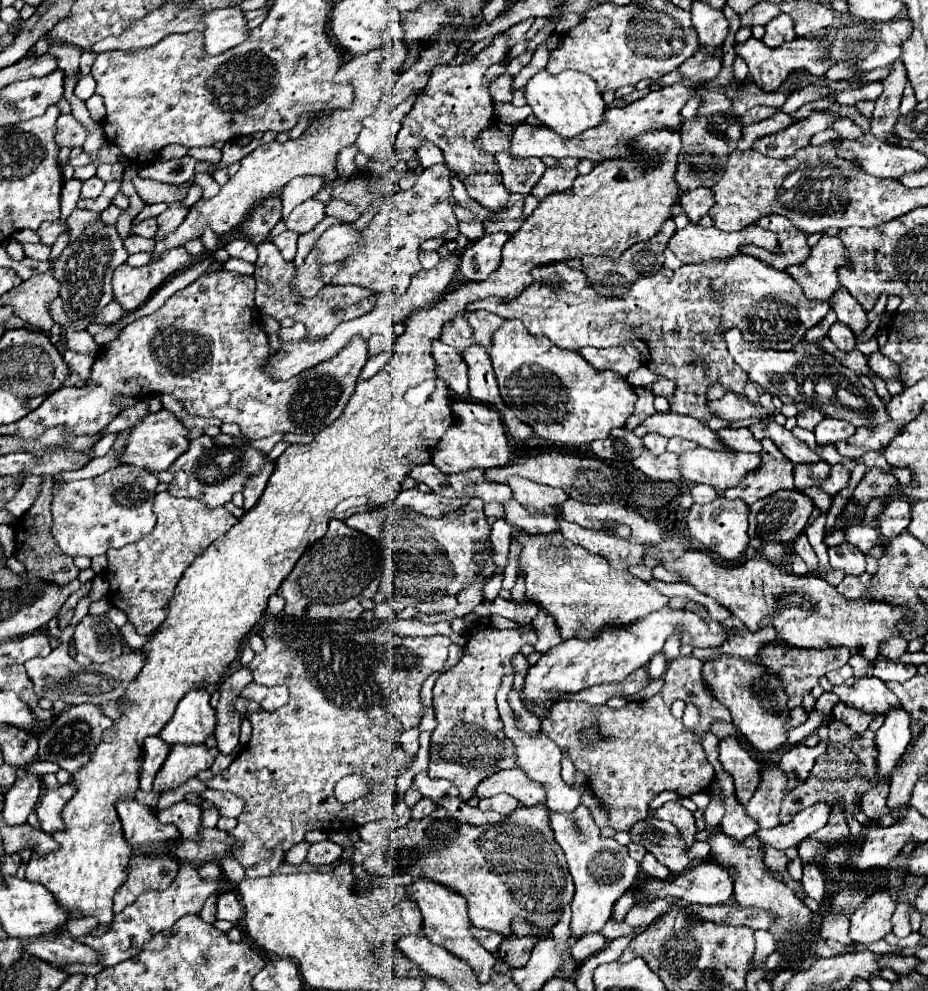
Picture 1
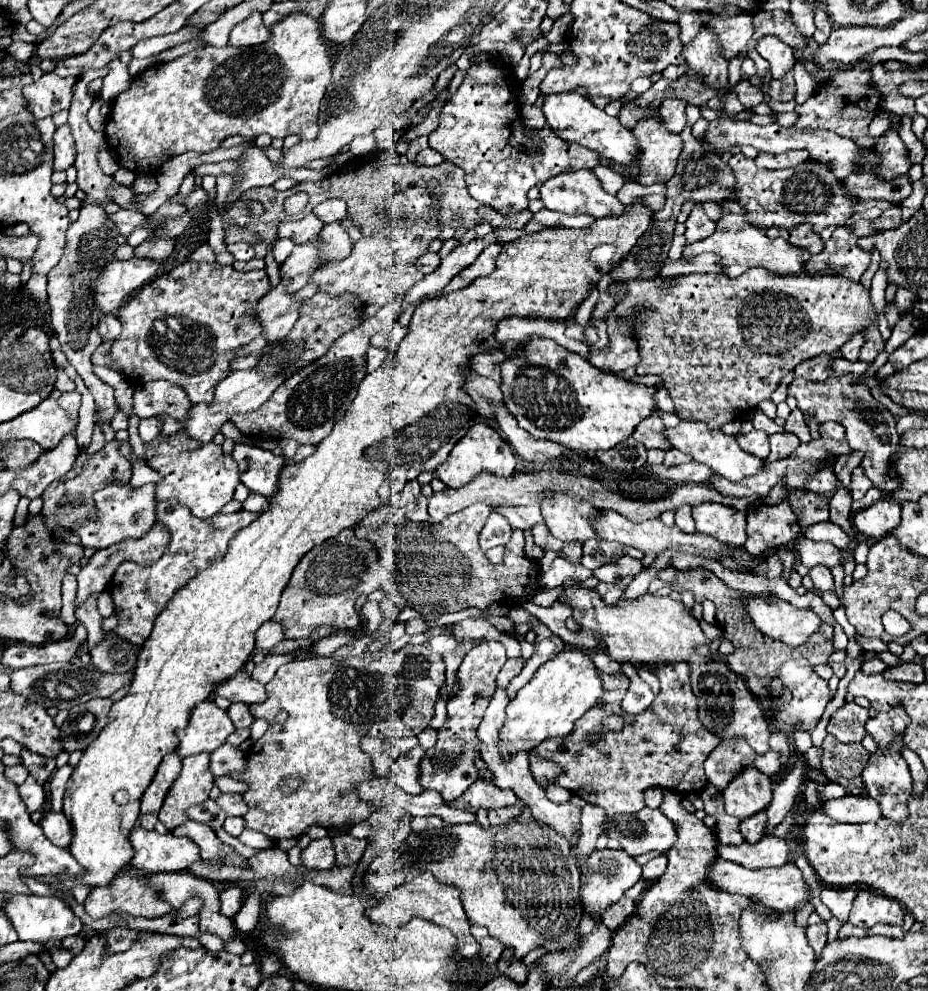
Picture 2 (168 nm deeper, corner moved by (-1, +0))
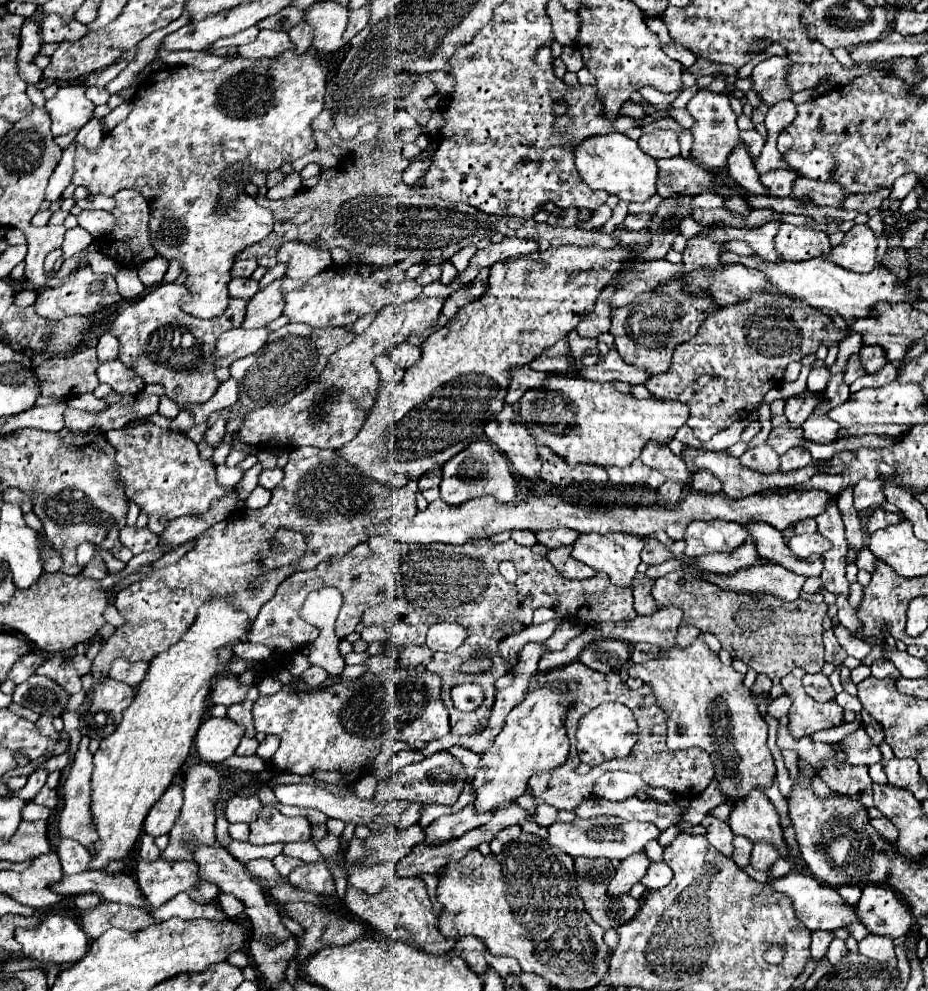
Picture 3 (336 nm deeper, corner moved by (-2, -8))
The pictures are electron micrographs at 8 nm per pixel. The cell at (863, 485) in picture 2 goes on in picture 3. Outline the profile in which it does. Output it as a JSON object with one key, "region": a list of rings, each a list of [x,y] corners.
{"region":[[[862,479],[856,487],[854,487],[854,507],[856,511],[864,511],[864,509],[876,509],[886,501],[884,493],[882,493],[882,483],[878,479],[868,481]]]}

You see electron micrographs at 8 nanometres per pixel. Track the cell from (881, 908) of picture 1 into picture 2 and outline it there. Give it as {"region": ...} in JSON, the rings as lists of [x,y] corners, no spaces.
{"region":[[[861,889],[853,901],[849,923],[855,927],[873,927],[877,923],[903,925],[903,909],[895,899],[873,893],[871,889]]]}

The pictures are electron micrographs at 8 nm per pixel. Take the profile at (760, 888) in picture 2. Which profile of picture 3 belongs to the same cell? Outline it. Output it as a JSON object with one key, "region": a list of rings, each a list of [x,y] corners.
{"region":[[[790,873],[786,877],[780,877],[780,879],[772,879],[770,881],[772,889],[778,891],[778,893],[784,893],[788,897],[792,897],[794,901],[794,911],[796,911],[796,917],[802,919],[802,923],[810,929],[810,931],[836,931],[840,927],[846,927],[846,925],[852,925],[852,923],[860,923],[858,917],[854,917],[854,905],[848,905],[836,889],[830,889],[826,885],[822,885],[820,881],[816,881],[814,877],[808,877],[808,875],[802,875],[802,873]]]}

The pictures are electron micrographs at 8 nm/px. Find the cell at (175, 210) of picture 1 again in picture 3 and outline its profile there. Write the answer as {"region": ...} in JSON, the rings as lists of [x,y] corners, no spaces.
{"region":[[[156,255],[154,259],[150,259],[138,267],[138,277],[146,287],[154,287],[164,279],[166,269],[168,269],[168,261],[162,259],[160,255]]]}

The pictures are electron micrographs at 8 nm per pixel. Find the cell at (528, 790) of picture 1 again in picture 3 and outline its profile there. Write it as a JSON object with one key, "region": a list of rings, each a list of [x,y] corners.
{"region":[[[468,805],[454,815],[442,815],[426,827],[426,843],[442,845],[450,839],[458,839],[466,831],[482,827],[486,821],[490,821],[490,817],[492,817],[492,813],[482,813],[482,815],[476,813],[474,805]]]}

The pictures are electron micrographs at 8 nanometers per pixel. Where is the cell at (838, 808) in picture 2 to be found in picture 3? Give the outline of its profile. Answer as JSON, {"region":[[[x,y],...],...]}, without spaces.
{"region":[[[872,819],[870,825],[872,825],[882,837],[886,837],[890,843],[896,843],[896,839],[898,839],[898,829],[894,829],[892,821],[888,821],[888,819]]]}

